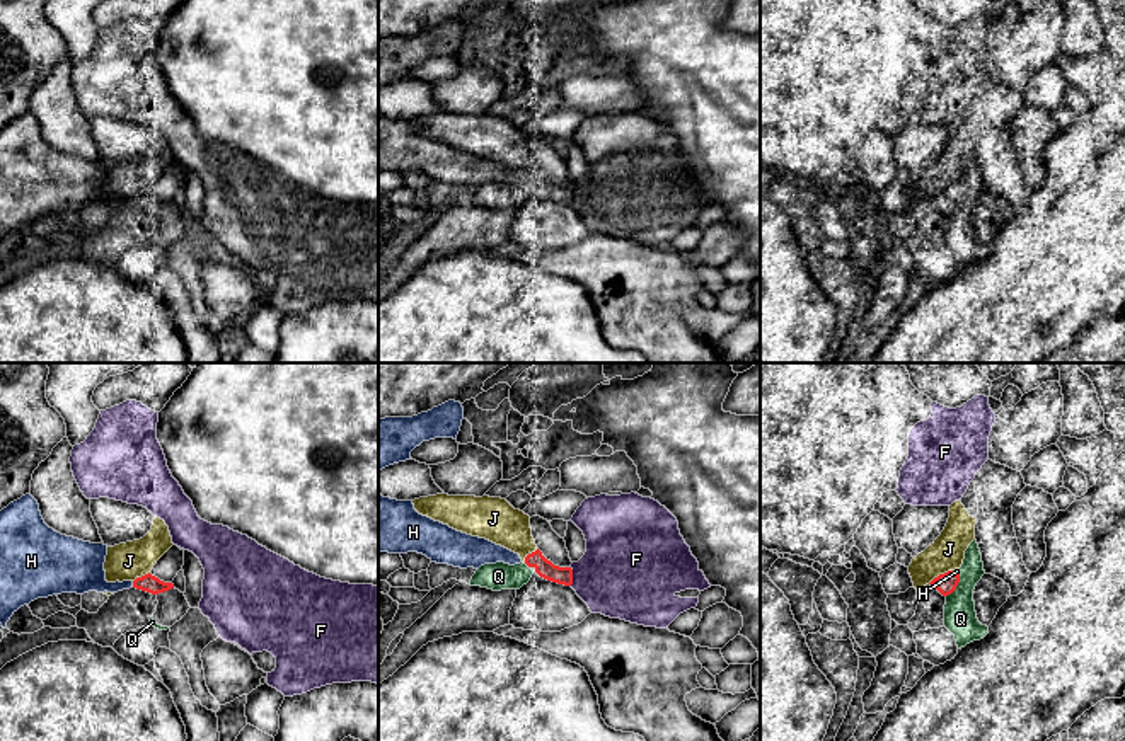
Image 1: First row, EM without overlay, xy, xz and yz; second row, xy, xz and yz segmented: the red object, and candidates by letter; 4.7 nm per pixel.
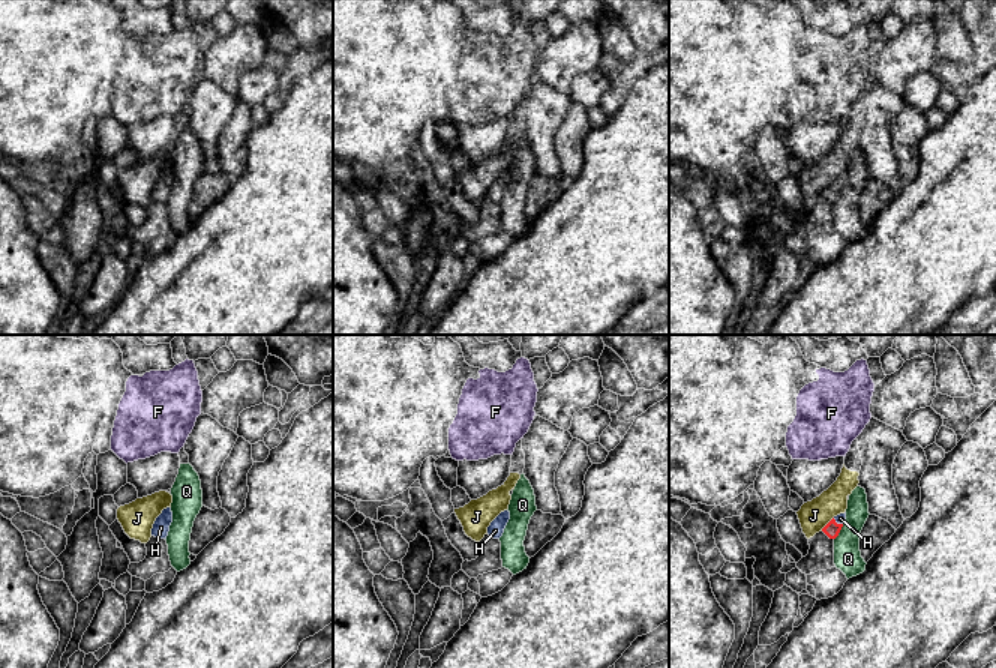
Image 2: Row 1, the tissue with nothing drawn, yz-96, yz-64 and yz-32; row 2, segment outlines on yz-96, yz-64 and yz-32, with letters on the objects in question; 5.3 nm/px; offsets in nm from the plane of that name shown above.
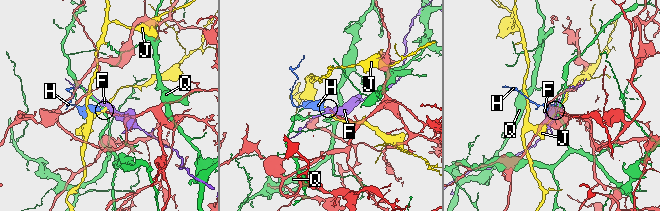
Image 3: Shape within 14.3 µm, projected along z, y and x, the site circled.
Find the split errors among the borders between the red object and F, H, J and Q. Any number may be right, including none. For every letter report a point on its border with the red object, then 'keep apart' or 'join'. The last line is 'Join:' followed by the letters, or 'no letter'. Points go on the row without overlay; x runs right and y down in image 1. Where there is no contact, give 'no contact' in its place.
F: meets red in xz at (571, 195); keep apart
H: meets red in xy at (133, 203); join
J: meets red in yz at (940, 193); keep apart
Q: meets red in yz at (957, 203); keep apart
Join: H

